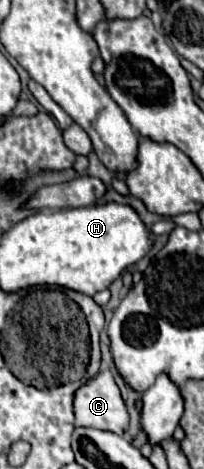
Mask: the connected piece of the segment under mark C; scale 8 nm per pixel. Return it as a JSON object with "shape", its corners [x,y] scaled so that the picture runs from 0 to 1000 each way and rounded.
{"shape":[[[544,791],[475,795],[368,838],[368,902],[603,928],[632,910],[632,876]]]}

